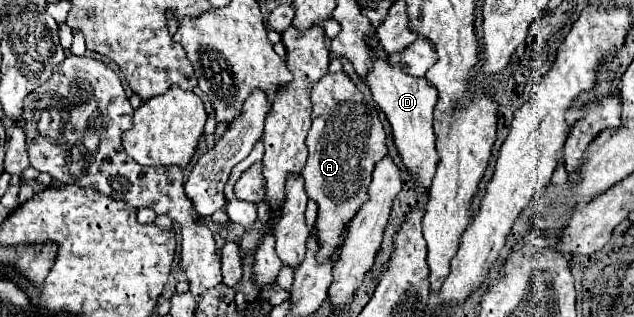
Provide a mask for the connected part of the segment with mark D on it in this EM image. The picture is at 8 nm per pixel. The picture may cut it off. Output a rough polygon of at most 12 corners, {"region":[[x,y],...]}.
{"region":[[374,39],[366,75],[418,191],[432,183],[438,93]]}

